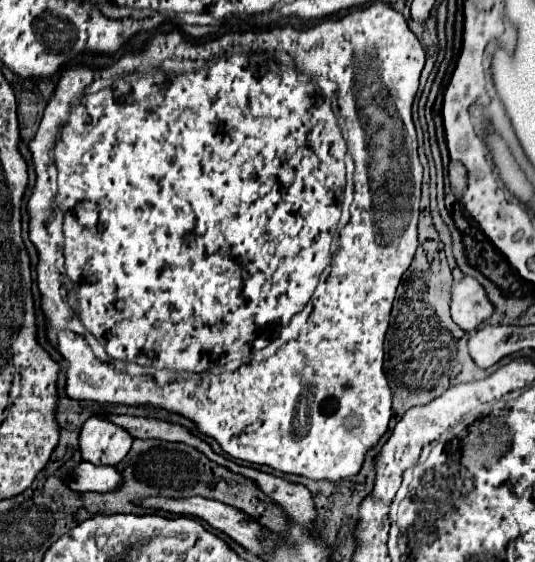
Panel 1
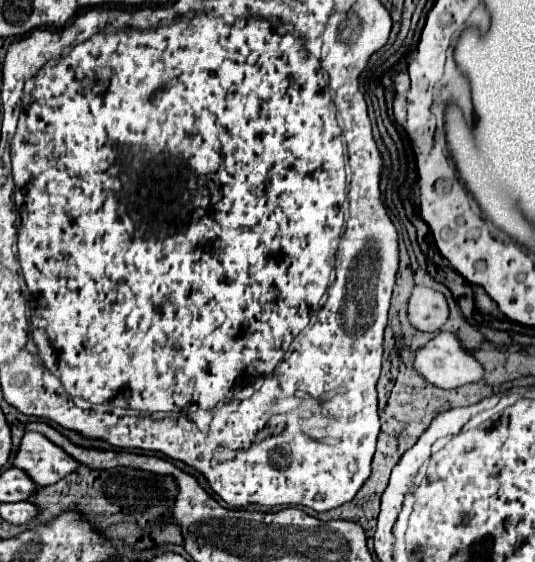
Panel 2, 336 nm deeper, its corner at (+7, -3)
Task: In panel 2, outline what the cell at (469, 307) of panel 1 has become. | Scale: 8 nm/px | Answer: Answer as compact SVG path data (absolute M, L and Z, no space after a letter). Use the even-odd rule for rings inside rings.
M414 287L408 299L408 321L418 331L438 331L448 319L448 305L442 293L428 287Z

